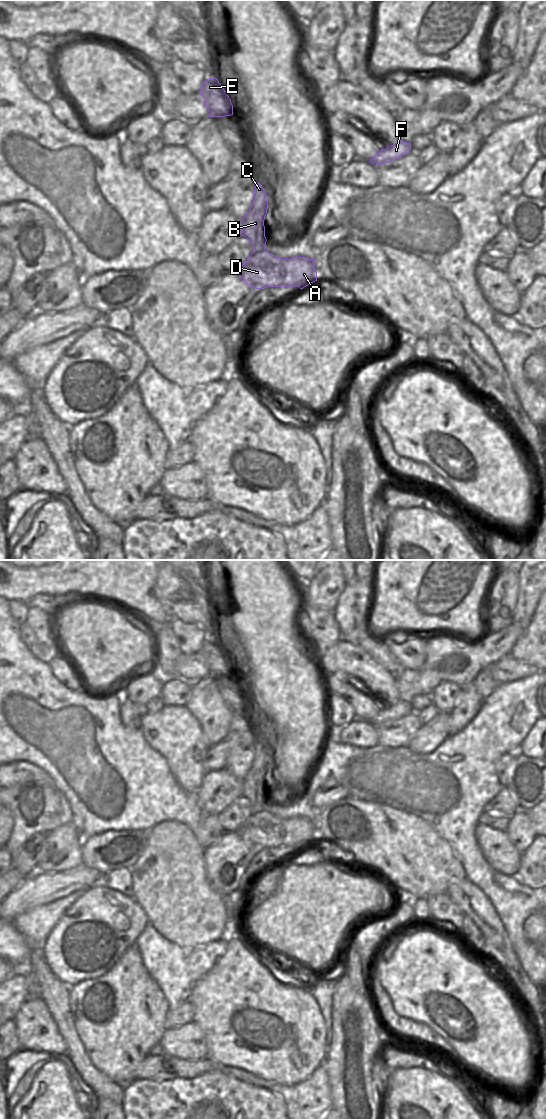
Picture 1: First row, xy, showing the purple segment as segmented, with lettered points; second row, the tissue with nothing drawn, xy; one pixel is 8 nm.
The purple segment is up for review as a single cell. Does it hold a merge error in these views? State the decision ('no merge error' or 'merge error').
merge error

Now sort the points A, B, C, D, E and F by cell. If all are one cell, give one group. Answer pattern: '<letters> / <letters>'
A D / B C E F

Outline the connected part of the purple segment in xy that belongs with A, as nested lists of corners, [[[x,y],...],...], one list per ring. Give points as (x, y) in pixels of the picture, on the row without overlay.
[[[265,809],[253,811],[239,827],[237,834],[254,849],[295,846],[303,849],[317,841],[315,819],[280,819]]]

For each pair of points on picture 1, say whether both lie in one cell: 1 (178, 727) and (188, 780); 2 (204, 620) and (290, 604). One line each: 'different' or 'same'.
1: same
2: different

